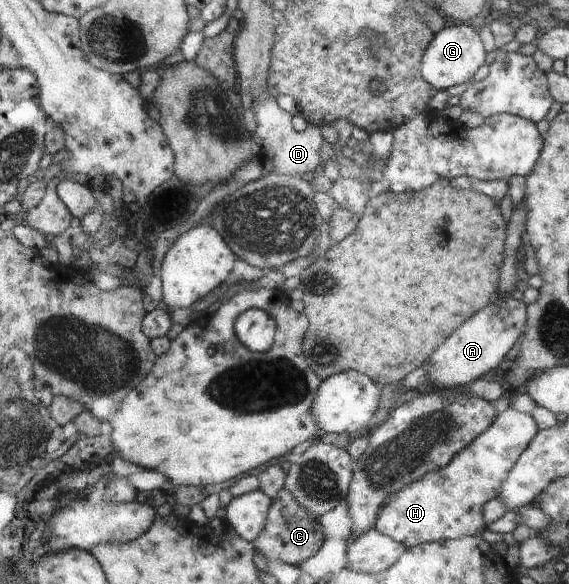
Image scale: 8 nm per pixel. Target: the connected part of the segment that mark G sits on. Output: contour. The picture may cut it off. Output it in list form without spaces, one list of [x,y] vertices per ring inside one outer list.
[[[448,22],[425,49],[421,59],[420,70],[424,79],[438,90],[446,90],[449,86],[463,84],[475,76],[475,72],[485,62],[485,48],[479,34],[465,24],[455,25]]]

